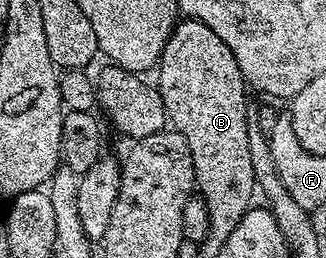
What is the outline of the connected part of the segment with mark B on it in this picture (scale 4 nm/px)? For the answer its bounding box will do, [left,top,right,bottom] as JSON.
[156,19,256,231]

